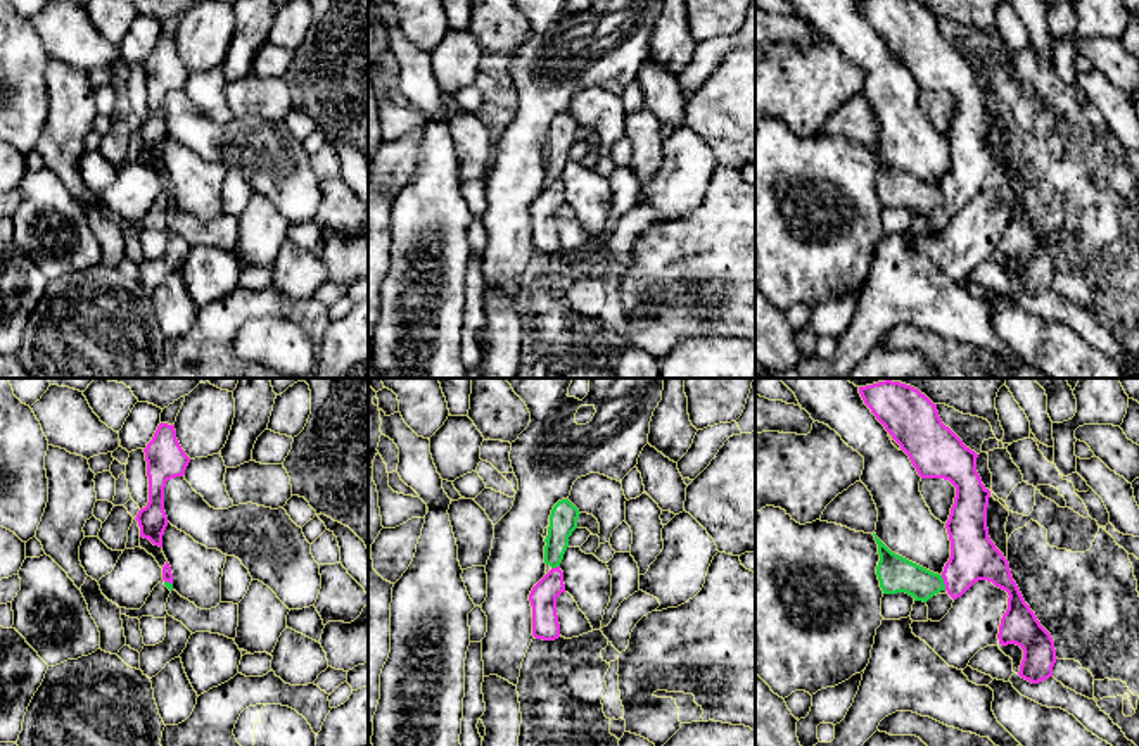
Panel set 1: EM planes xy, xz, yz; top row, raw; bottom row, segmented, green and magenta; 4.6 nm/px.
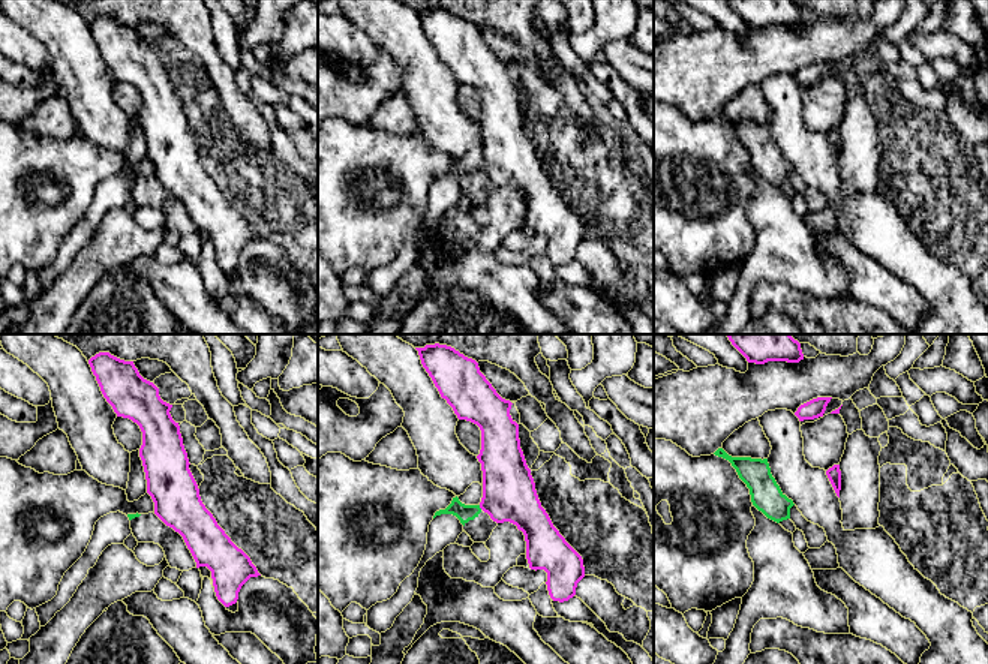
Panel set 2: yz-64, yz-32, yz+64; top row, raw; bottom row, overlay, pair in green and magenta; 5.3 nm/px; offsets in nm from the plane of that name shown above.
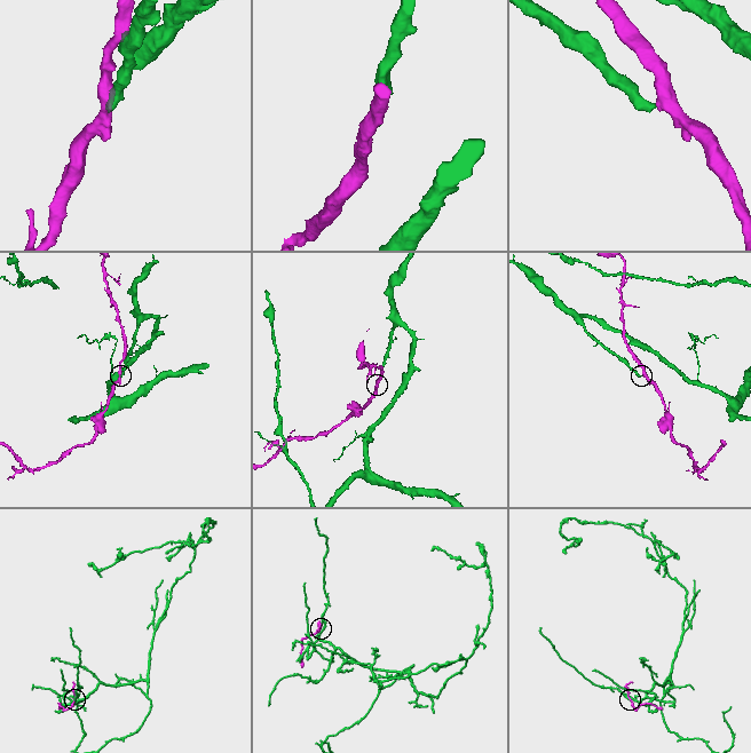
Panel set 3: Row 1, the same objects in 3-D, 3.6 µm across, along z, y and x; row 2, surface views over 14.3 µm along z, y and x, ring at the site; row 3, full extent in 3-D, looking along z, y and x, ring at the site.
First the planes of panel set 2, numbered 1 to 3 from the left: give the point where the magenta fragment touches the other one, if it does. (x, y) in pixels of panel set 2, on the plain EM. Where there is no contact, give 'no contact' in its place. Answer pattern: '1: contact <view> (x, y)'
1: no contact
2: contact yz-32 (479, 171)
3: no contact

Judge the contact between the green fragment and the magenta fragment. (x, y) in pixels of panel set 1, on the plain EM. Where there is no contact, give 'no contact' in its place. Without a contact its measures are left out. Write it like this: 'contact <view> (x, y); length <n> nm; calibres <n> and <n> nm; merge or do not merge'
contact yz (942, 195); length 80 nm; calibres 170 and 220 nm; merge

